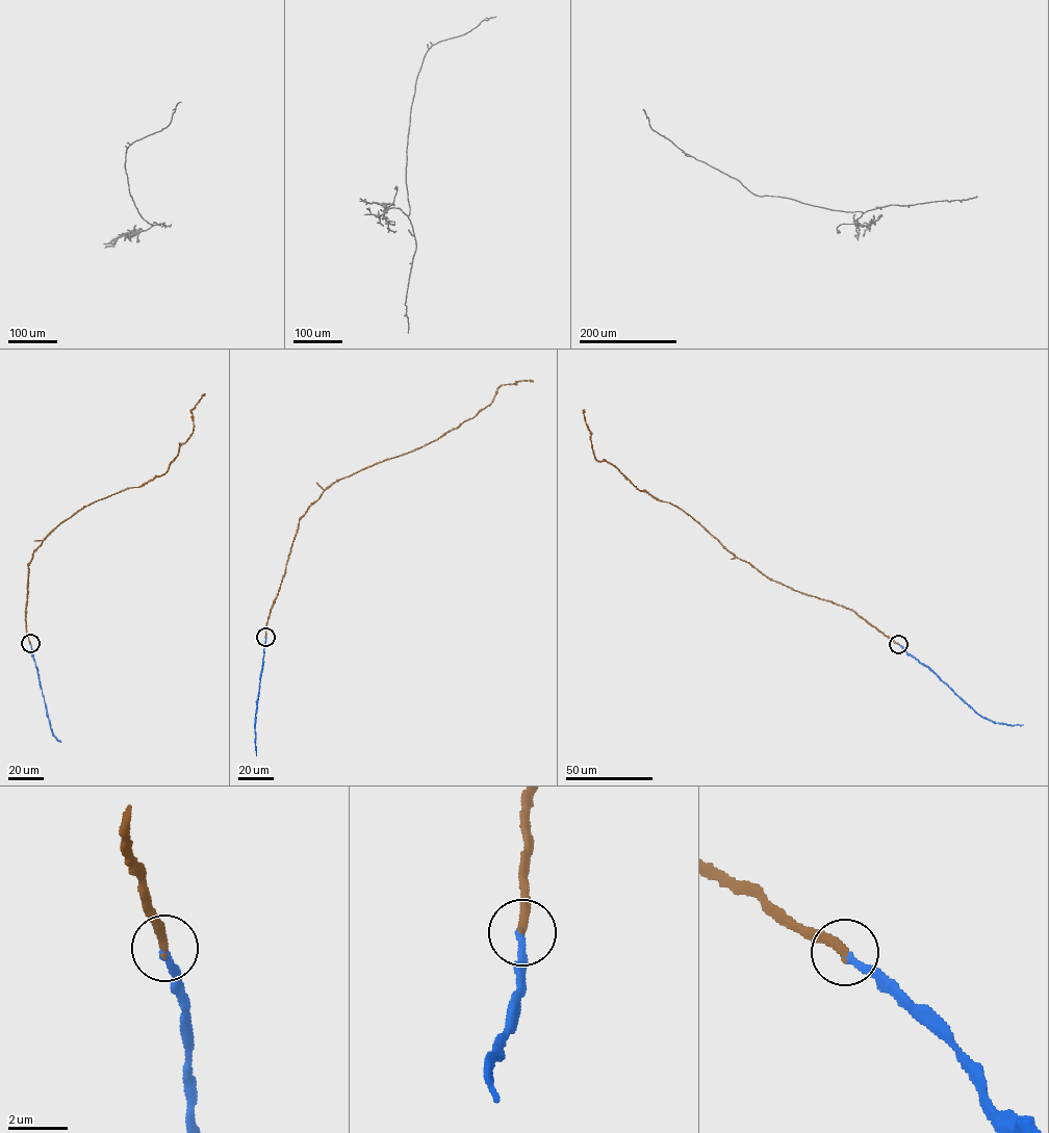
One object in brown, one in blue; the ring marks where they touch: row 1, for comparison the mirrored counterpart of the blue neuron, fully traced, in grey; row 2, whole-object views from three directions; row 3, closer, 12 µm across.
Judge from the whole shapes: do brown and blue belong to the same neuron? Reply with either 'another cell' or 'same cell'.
same cell

